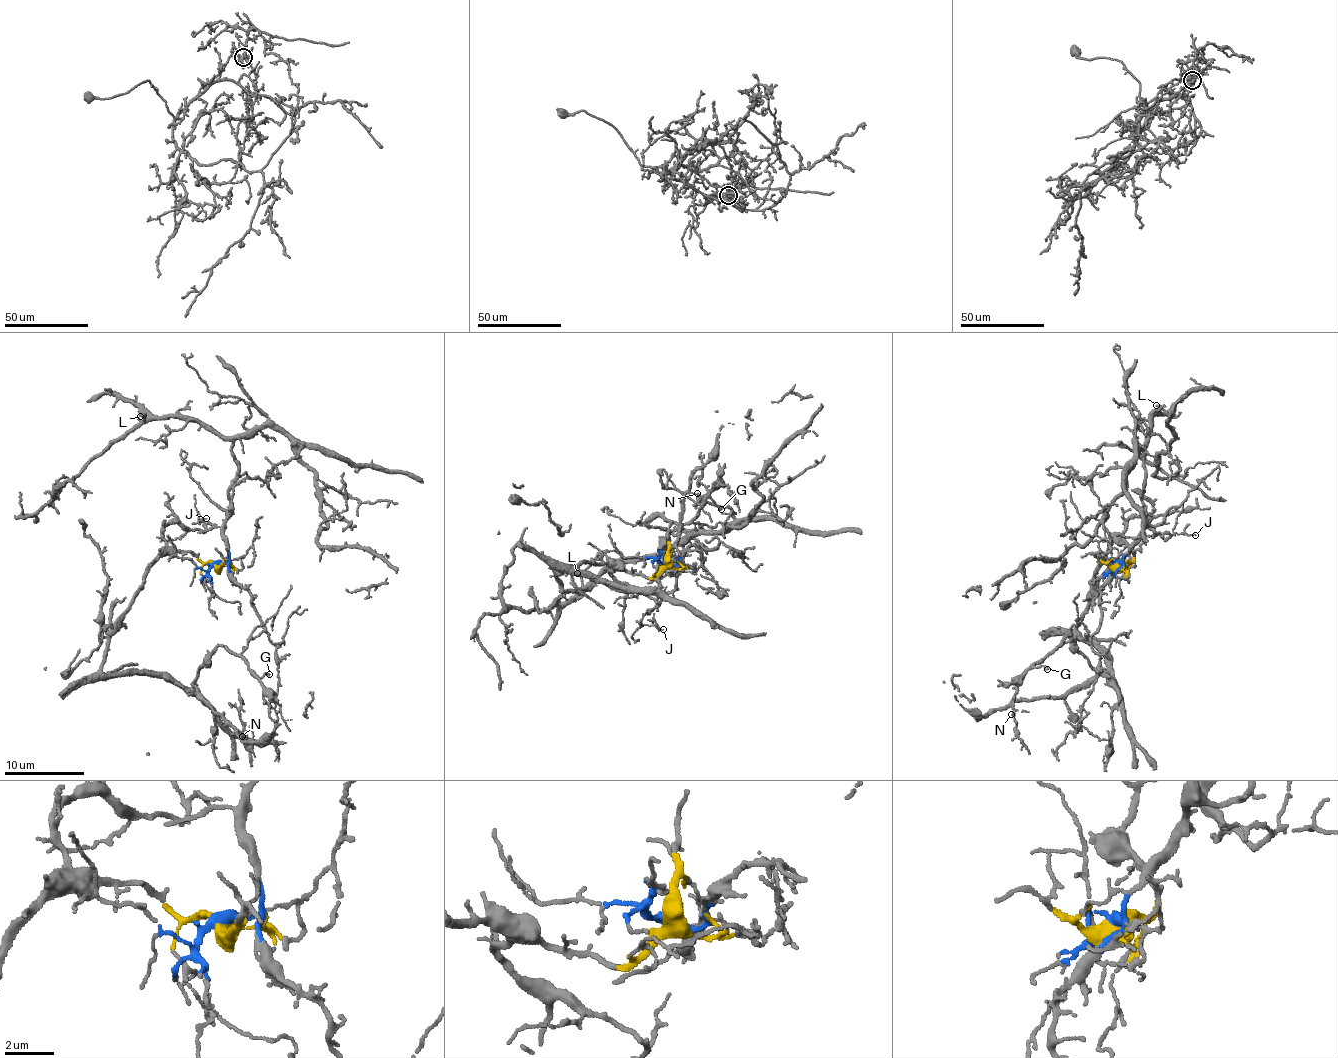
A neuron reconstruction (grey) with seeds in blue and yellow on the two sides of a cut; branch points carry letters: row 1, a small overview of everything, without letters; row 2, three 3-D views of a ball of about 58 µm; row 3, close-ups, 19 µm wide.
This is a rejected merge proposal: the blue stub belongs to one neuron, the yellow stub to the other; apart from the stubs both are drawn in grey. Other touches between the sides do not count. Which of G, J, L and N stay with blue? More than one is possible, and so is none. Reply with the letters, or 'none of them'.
L

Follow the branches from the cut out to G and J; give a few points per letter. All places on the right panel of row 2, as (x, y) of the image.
G: (1120, 564), (1133, 557), (1118, 538), (1077, 629), (1110, 679), (1068, 632), (1033, 665), (1047, 668)
J: (1120, 564), (1130, 562), (1133, 557), (1123, 534), (1130, 519), (1142, 517), (1167, 538), (1195, 535)

